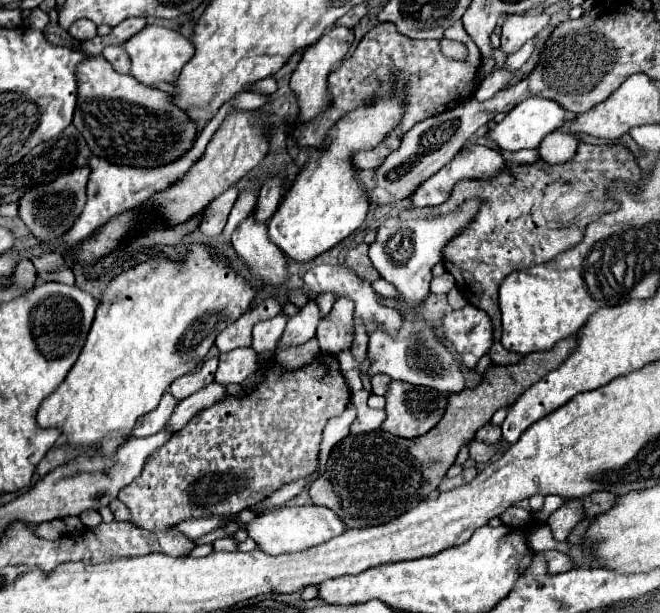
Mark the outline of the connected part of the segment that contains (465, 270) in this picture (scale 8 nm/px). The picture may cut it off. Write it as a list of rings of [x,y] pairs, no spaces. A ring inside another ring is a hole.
[[[579,143],[575,157],[569,159],[567,163],[549,165],[543,159],[539,159],[531,165],[511,163],[511,165],[503,167],[503,171],[499,171],[499,175],[495,175],[491,179],[481,179],[481,181],[479,179],[465,179],[463,183],[457,183],[455,191],[451,193],[451,199],[447,199],[447,203],[441,203],[439,207],[419,209],[419,207],[409,205],[407,209],[403,209],[399,213],[399,217],[401,219],[427,219],[427,217],[435,217],[435,215],[447,215],[447,213],[453,213],[467,199],[483,199],[483,207],[479,207],[479,211],[475,213],[475,219],[443,247],[443,265],[455,277],[457,289],[463,293],[467,303],[483,309],[491,317],[493,345],[489,349],[489,355],[491,355],[493,363],[509,365],[509,363],[517,363],[521,359],[521,355],[511,353],[501,345],[501,313],[499,313],[499,301],[497,301],[497,291],[499,291],[501,281],[513,271],[521,271],[521,269],[533,267],[533,265],[547,263],[555,255],[581,243],[583,231],[591,221],[595,221],[601,215],[611,213],[619,207],[619,203],[613,201],[609,195],[613,181],[623,181],[631,191],[639,191],[641,179],[643,179],[641,169],[639,169],[633,153],[627,147]]]

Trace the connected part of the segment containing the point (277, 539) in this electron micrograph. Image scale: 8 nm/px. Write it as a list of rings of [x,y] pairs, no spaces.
[[[305,505],[305,507],[281,507],[281,509],[261,511],[251,523],[245,525],[245,531],[261,551],[271,555],[281,555],[281,553],[295,553],[325,543],[327,539],[341,535],[345,531],[345,525],[331,509]]]

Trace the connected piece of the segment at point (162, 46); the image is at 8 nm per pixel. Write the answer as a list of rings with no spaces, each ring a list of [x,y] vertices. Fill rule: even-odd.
[[[153,25],[153,27],[145,27],[143,31],[139,31],[139,35],[133,35],[133,39],[129,39],[123,49],[127,51],[127,55],[131,57],[131,75],[145,85],[155,85],[159,81],[175,81],[183,69],[183,65],[193,57],[195,49],[191,45],[189,39],[185,39],[181,33],[161,27],[161,25]]]

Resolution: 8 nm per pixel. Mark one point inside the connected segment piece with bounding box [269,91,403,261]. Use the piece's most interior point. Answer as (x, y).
(328, 203)

